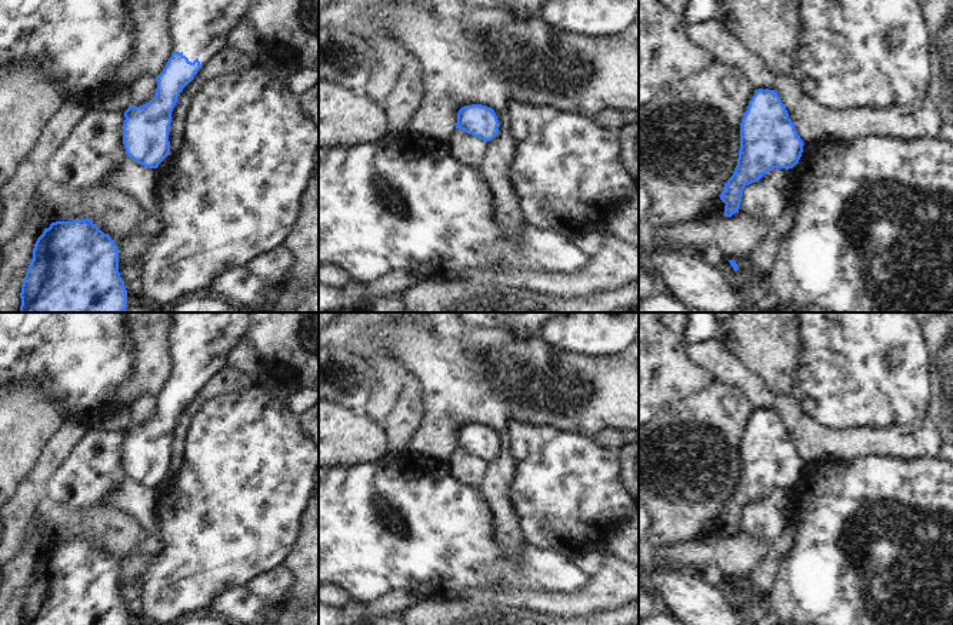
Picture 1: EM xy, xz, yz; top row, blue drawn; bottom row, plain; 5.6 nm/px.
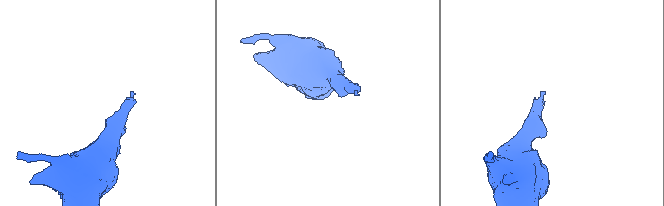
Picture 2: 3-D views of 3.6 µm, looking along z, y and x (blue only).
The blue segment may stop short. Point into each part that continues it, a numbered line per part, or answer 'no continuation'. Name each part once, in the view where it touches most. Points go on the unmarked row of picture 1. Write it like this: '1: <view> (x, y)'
1: xy (200, 343)

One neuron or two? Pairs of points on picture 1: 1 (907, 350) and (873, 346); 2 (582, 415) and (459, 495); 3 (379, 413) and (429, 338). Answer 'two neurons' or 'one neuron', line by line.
1: one neuron
2: two neurons
3: two neurons

